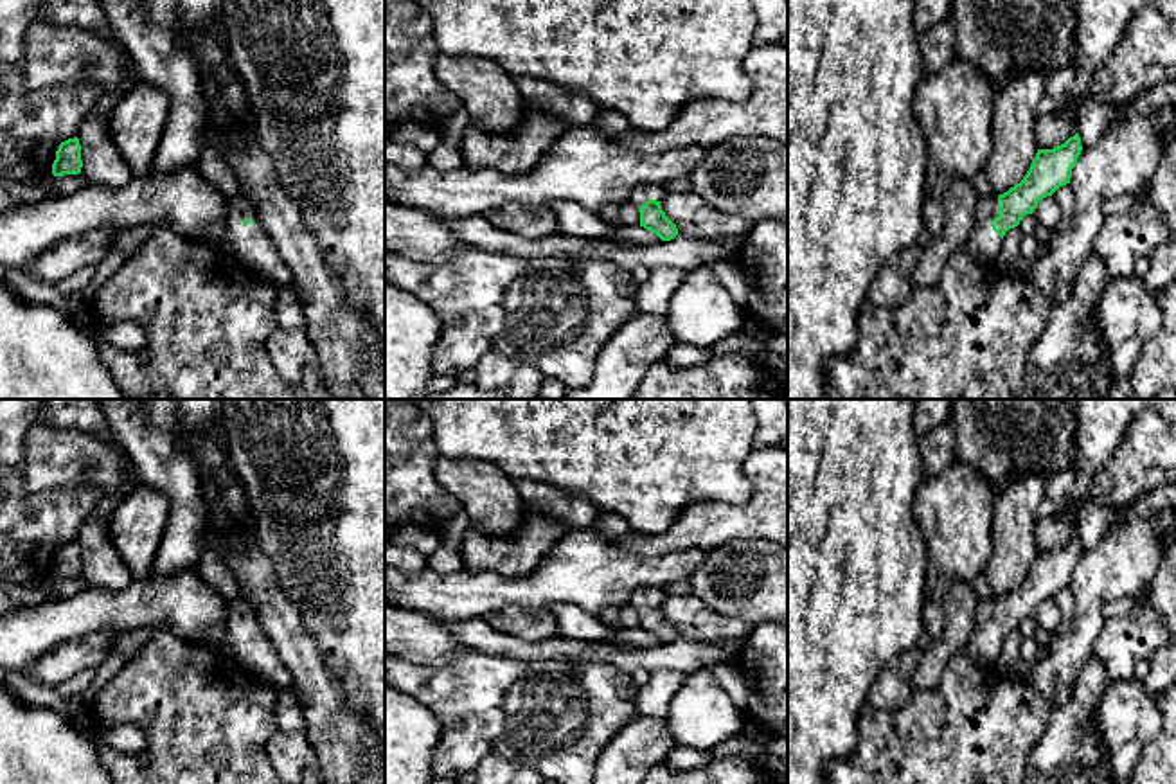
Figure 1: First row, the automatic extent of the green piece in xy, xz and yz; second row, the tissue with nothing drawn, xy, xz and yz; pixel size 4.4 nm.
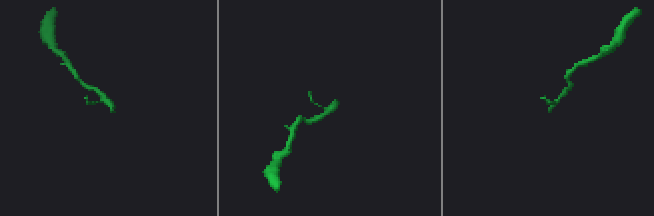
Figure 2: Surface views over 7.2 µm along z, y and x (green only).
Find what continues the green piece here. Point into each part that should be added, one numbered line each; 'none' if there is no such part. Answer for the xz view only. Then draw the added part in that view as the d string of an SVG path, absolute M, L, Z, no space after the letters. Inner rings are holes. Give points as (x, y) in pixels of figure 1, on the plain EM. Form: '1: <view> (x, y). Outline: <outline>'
1: xz (642, 596). Outline: M638 588L631 595L631 606L642 610L647 602L662 604L667 599L664 588Z

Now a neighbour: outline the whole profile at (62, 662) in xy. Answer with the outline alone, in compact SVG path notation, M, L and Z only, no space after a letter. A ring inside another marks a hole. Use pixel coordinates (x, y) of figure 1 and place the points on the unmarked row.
M101 629L85 638L63 642L41 658L27 664L23 676L56 689L61 682L83 669L97 669L110 656L120 635L124 633Z

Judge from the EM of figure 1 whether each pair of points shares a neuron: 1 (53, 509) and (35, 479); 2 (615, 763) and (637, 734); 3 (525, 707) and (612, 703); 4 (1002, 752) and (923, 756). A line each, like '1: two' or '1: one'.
1: two
2: one
3: one
4: one

